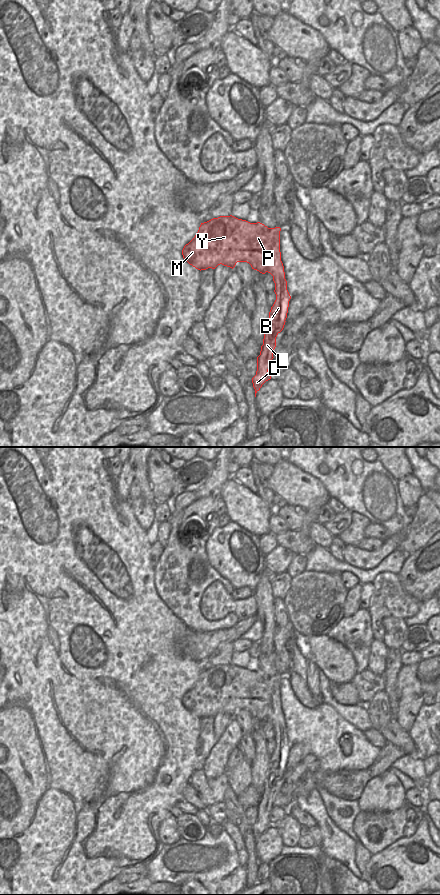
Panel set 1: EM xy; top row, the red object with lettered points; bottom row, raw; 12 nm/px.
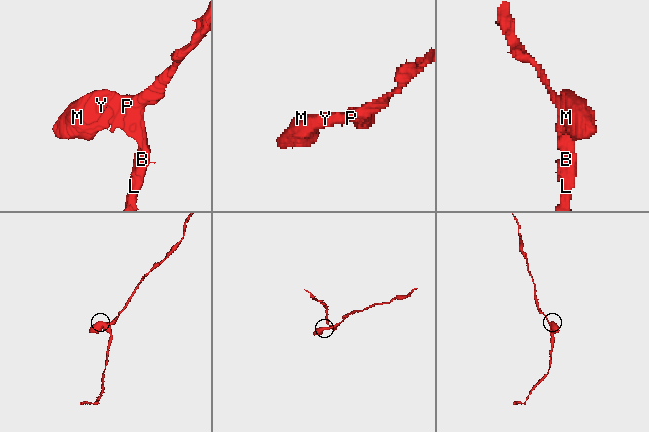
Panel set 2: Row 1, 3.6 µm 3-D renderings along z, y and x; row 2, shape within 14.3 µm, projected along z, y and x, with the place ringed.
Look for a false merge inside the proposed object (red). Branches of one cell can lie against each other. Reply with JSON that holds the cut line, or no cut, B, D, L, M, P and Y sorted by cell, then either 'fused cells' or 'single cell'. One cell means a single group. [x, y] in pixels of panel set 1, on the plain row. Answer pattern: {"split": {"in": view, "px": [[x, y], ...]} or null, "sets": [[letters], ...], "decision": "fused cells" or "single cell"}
{"split": null, "sets": [["B", "D", "L", "M", "P", "Y"]], "decision": "single cell"}

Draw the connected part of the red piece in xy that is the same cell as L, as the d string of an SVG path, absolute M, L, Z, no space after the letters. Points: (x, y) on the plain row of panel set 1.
M232 663L220 664L201 671L195 685L182 698L183 706L200 719L208 716L215 717L220 712L233 717L237 710L247 710L252 717L262 722L268 720L273 724L276 748L269 760L263 793L261 794L260 803L257 805L256 823L252 826L255 845L262 833L271 827L268 817L274 806L273 799L276 795L276 785L284 776L291 747L287 738L284 714L281 709L280 679L280 675L268 676L260 670L250 671Z

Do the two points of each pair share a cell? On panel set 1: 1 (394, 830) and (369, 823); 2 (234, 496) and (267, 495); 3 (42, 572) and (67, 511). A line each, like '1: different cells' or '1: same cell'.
1: same cell
2: different cells
3: same cell

